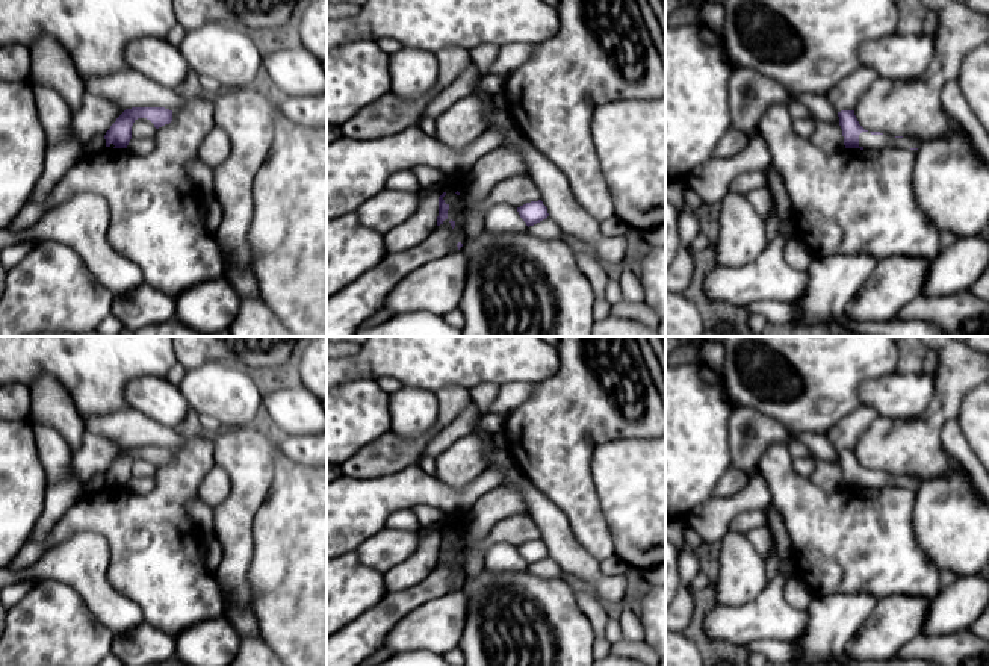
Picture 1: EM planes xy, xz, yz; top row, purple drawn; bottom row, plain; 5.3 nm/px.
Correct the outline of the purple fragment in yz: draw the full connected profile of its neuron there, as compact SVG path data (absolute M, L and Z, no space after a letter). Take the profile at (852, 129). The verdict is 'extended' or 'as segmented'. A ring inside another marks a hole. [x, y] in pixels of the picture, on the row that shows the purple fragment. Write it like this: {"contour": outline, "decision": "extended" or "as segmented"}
{"contour": "M841 110L838 117L845 148L882 150L891 147L918 150L921 147L916 138L889 136L880 132L865 130L859 124L854 110Z", "decision": "extended"}

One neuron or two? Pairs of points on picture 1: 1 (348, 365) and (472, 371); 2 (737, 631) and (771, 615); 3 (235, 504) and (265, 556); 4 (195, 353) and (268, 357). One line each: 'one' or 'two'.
1: one
2: one
3: two
4: one

